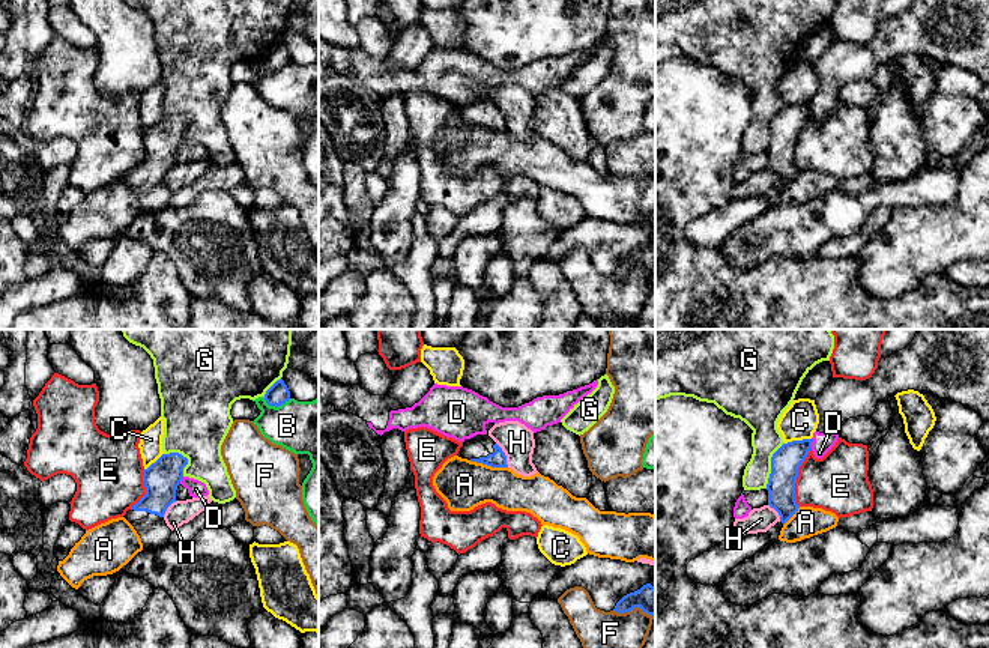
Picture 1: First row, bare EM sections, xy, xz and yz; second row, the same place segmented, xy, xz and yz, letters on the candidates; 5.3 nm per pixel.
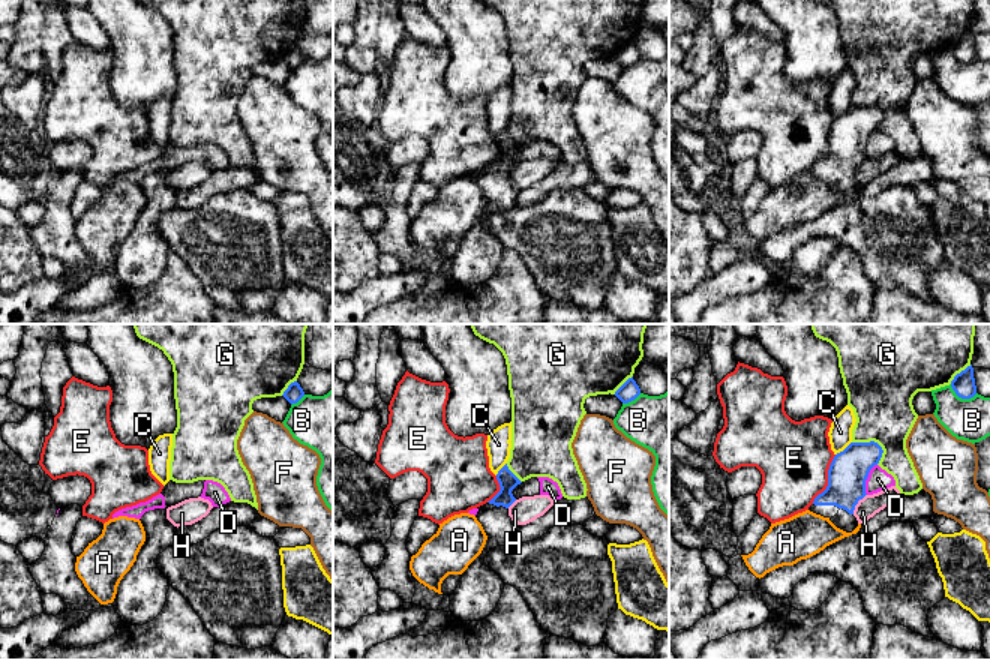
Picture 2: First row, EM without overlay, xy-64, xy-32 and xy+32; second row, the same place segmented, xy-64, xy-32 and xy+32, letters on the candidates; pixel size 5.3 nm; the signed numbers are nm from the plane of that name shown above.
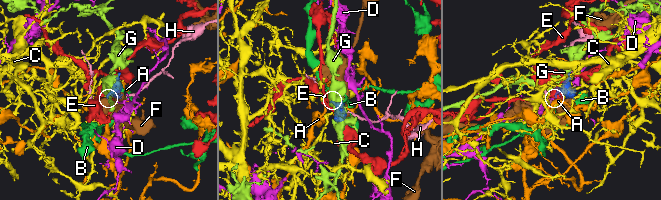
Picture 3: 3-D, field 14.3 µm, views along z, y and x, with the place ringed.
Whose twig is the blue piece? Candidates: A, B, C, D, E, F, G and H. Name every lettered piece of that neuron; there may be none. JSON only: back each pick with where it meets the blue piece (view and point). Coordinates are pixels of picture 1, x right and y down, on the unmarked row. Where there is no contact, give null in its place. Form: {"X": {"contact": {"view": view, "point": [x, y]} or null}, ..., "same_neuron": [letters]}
{"same_neuron": []}

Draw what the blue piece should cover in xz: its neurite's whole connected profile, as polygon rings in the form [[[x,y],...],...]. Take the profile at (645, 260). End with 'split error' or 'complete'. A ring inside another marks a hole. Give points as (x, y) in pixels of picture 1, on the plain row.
[[[651,247],[643,248],[640,253],[624,259],[615,269],[615,275],[625,277],[640,271],[642,275],[655,278],[655,251]]]; complete

